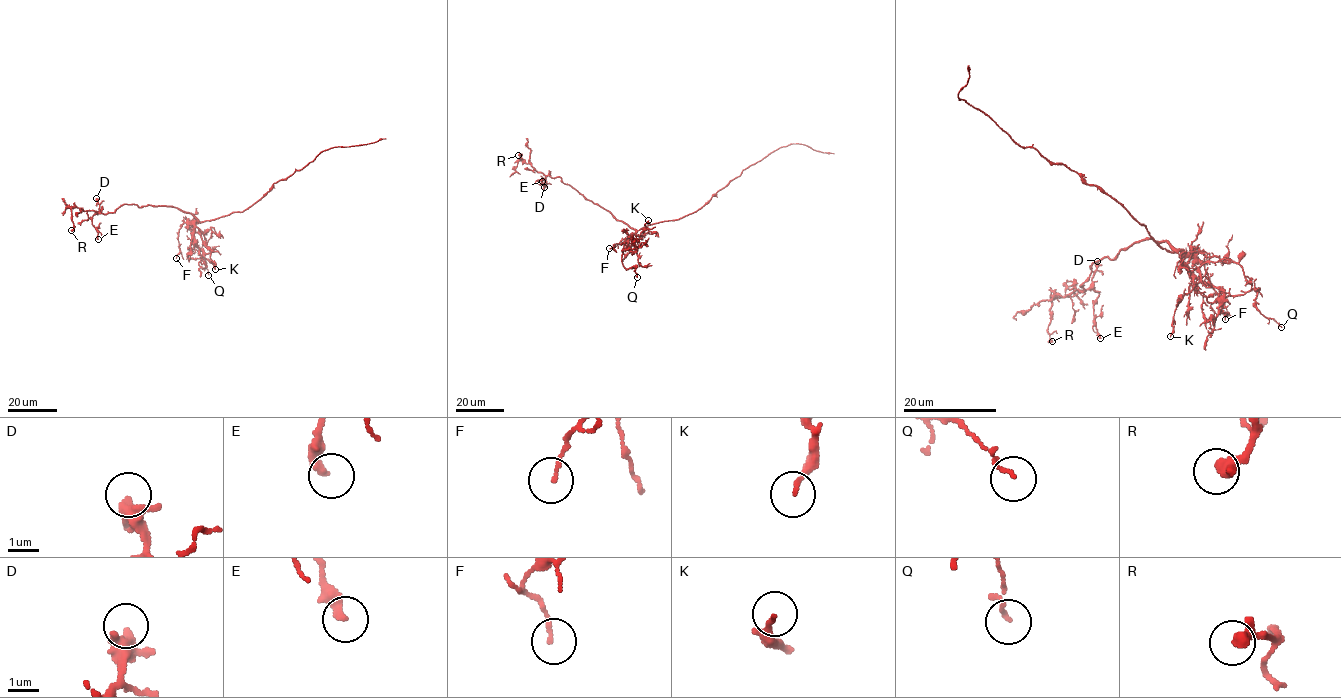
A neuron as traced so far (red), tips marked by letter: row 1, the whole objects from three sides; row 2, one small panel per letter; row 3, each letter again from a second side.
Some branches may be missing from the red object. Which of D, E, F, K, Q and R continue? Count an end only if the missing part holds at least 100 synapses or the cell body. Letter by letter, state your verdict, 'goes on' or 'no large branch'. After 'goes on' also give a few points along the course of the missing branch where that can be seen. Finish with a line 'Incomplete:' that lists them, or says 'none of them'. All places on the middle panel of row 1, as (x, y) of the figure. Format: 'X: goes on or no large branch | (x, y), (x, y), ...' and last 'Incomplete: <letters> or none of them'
D: no large branch
E: no large branch
F: no large branch
K: no large branch
Q: no large branch
R: no large branch
Incomplete: none of them

